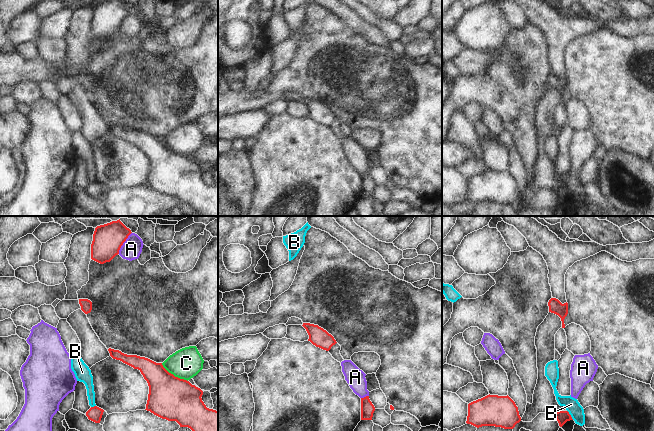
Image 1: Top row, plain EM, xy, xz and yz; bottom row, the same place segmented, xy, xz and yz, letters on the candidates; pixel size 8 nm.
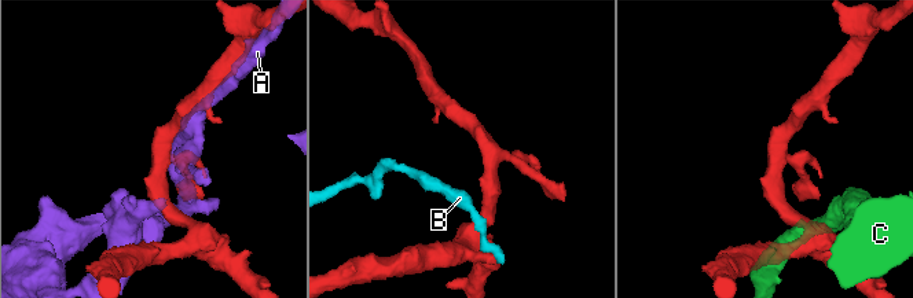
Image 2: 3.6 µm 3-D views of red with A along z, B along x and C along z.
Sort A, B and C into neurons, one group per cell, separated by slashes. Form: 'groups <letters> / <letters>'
groups A / B / C

